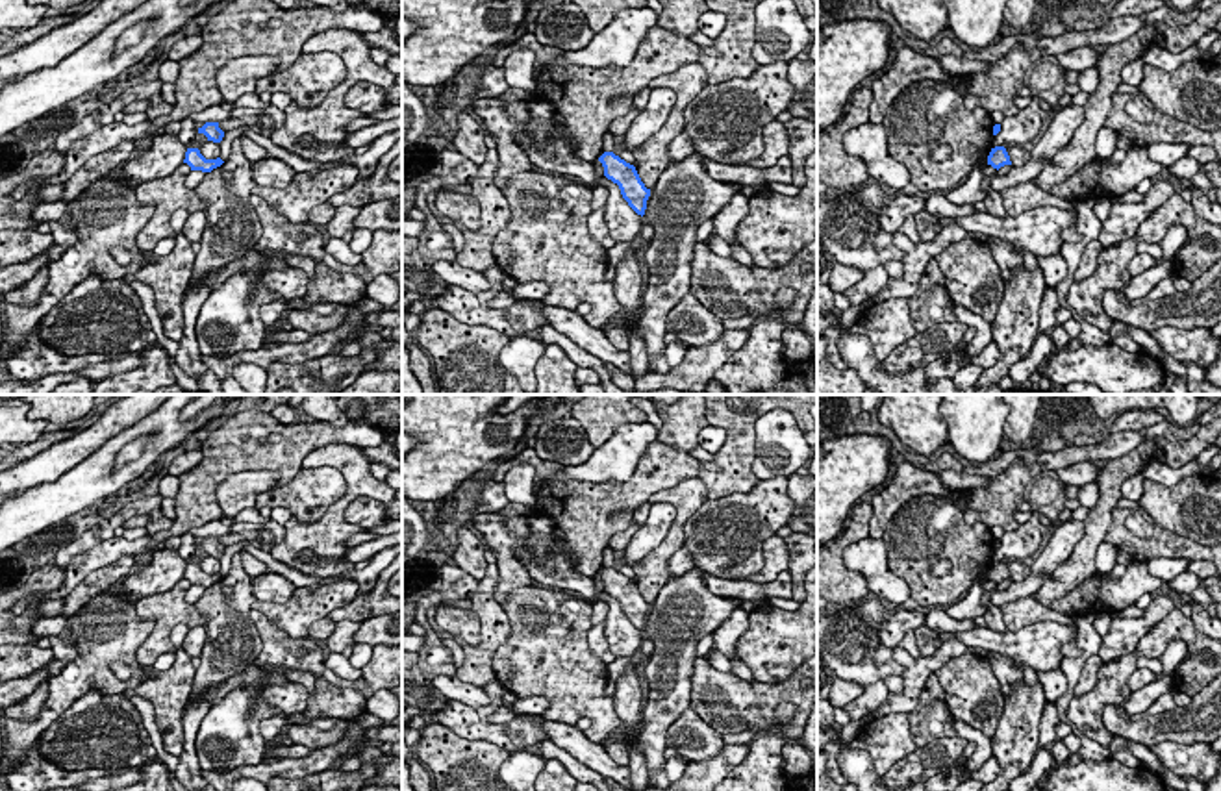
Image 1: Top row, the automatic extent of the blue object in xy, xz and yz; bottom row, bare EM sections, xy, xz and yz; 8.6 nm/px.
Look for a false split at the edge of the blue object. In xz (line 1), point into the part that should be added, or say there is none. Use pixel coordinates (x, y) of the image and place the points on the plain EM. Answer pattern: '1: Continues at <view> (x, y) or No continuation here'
1: No continuation here

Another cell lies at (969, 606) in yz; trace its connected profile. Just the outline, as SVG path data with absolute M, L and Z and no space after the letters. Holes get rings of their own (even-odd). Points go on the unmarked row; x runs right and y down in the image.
M975 582L963 598L945 608L945 613L958 621L975 621L976 617L986 613L986 608L980 604L982 595L982 582Z

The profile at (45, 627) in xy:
M57 615L57 617L41 617L35 626L33 634L43 639L50 635L63 635L67 628L67 619Z

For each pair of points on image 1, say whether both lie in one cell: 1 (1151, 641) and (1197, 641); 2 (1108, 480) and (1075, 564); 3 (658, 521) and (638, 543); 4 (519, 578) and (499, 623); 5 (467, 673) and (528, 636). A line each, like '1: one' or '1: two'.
1: one
2: one
3: one
4: two
5: two

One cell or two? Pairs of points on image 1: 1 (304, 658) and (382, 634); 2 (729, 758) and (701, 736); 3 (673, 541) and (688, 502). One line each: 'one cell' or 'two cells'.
1: two cells
2: two cells
3: one cell

